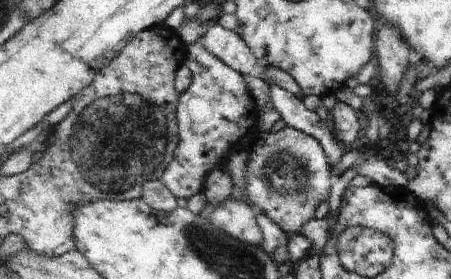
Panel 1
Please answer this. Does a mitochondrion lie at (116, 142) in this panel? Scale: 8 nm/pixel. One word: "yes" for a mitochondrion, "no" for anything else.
yes

